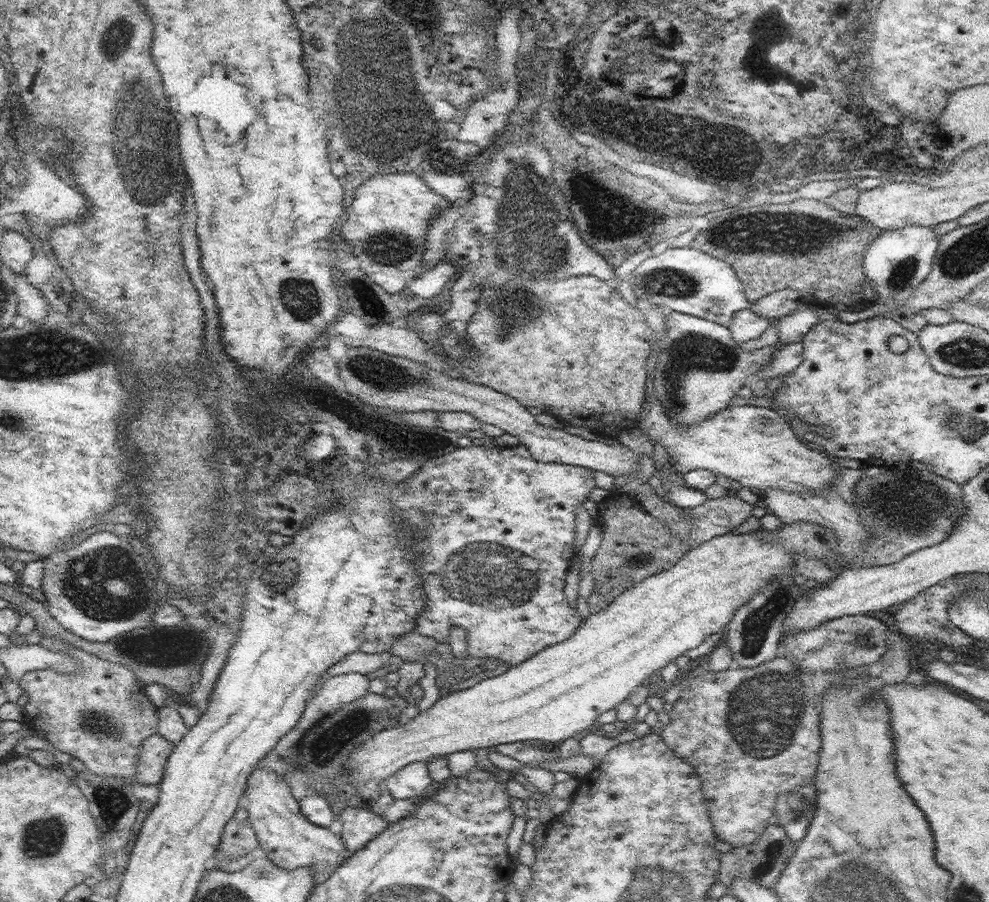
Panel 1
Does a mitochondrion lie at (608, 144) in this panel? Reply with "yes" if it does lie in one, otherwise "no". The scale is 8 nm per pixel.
no

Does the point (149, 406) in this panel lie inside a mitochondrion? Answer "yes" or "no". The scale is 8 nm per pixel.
no

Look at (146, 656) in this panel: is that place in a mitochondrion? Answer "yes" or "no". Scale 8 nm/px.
yes

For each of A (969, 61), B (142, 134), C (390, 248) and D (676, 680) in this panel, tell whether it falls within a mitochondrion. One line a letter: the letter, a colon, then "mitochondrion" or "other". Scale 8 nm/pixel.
A: other
B: mitochondrion
C: mitochondrion
D: other

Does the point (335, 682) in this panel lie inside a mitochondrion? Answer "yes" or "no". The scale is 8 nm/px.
no

